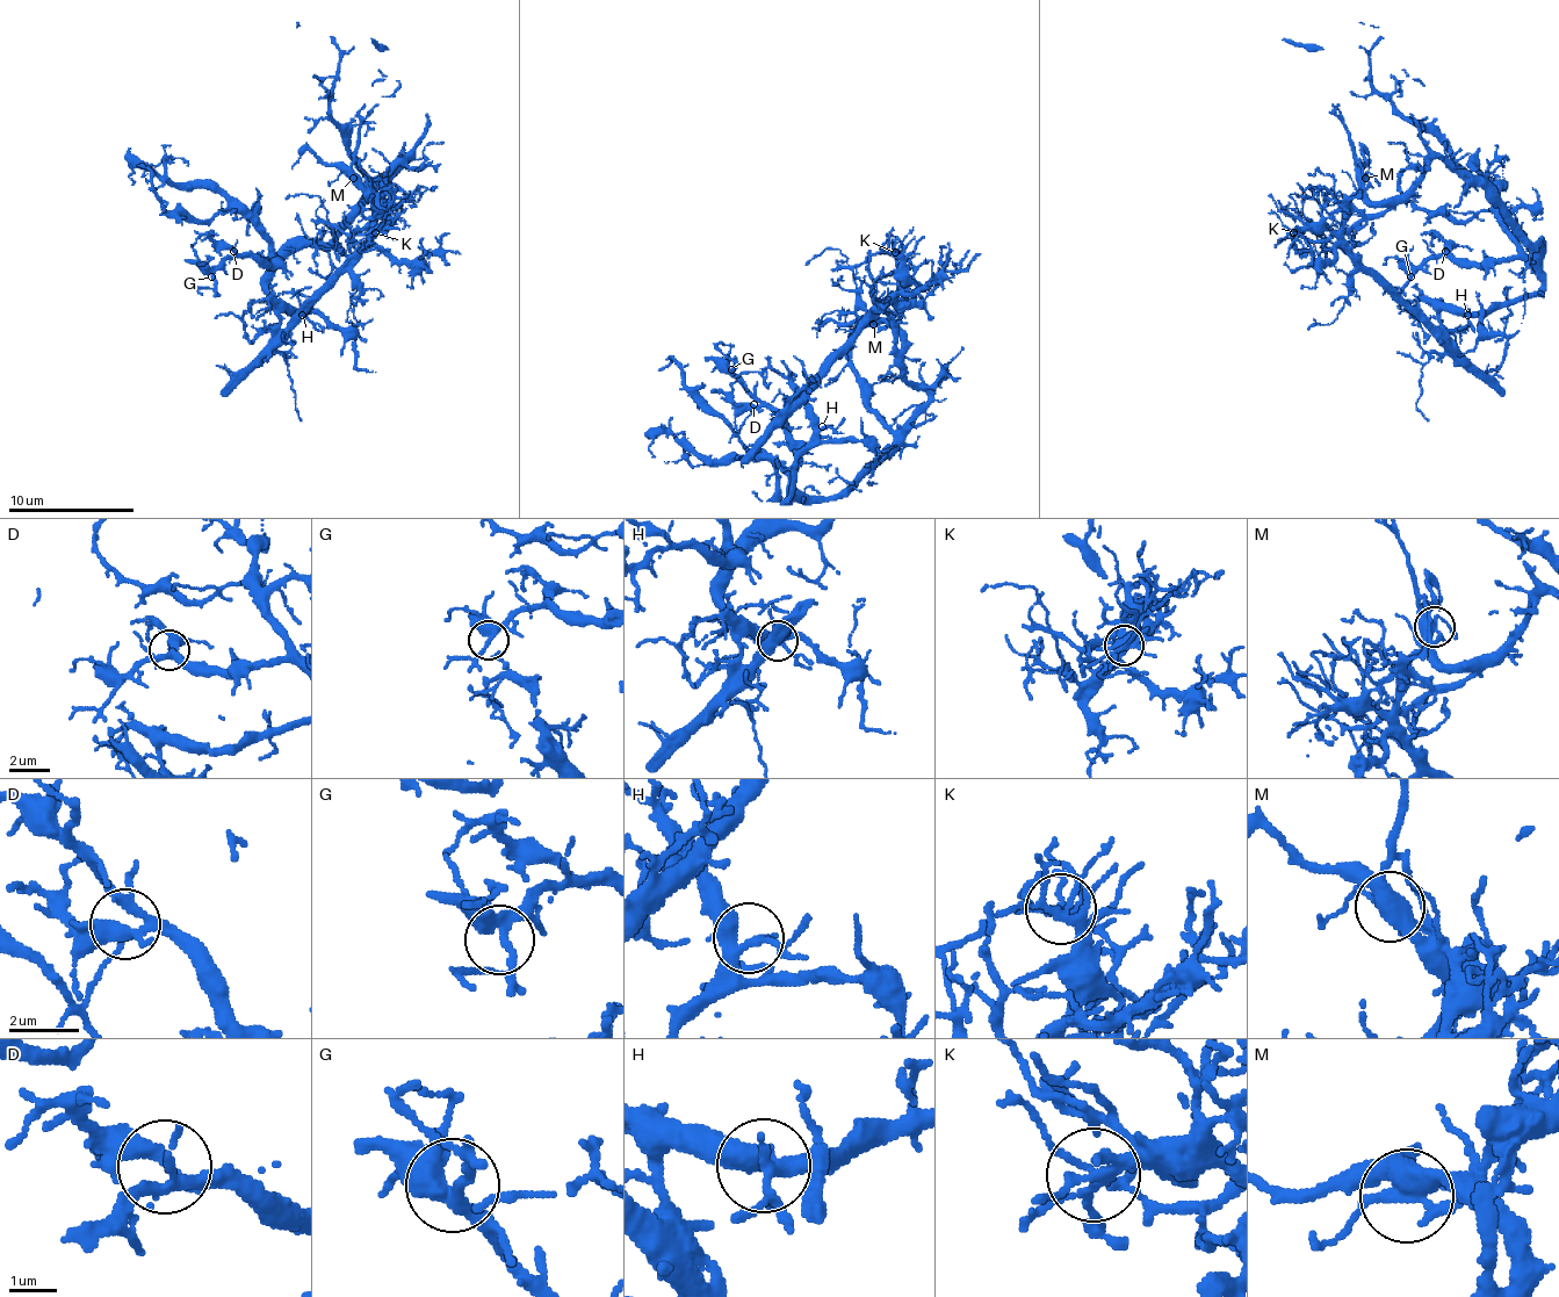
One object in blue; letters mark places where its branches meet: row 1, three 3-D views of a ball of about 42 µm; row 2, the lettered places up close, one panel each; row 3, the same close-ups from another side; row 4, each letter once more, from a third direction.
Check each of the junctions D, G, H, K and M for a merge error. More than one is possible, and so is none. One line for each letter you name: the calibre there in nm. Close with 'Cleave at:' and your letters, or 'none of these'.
M: calibre 440 nm
Cleave at: M

